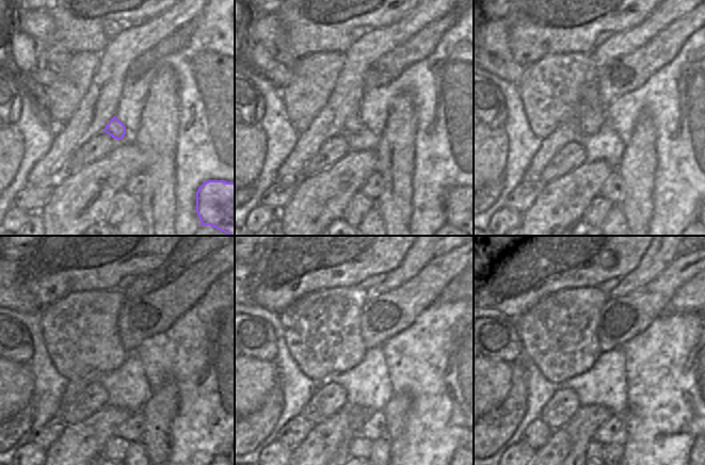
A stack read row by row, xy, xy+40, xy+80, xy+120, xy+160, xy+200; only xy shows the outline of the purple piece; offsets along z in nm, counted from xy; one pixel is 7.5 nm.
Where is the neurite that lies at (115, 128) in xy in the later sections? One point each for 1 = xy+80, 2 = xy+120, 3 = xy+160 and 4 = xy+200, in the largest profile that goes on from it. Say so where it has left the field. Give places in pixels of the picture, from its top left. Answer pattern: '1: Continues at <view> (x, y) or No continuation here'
1: Continues at xy+80 (592, 122)
2: Continues at xy+120 (80, 331)
3: Continues at xy+160 (322, 330)
4: Continues at xy+200 (559, 333).

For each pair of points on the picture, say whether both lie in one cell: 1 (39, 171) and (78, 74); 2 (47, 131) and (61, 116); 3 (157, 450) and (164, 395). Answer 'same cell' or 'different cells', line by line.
1: different cells
2: different cells
3: same cell

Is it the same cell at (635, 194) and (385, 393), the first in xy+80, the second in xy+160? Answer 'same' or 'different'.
different

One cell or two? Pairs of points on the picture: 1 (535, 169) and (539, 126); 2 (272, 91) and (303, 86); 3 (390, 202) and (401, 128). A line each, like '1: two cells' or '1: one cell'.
1: two cells
2: two cells
3: one cell

